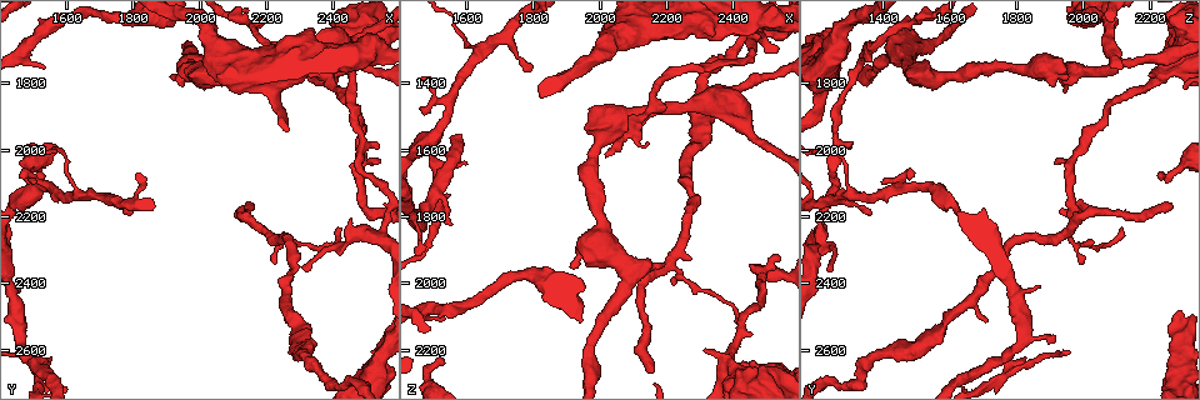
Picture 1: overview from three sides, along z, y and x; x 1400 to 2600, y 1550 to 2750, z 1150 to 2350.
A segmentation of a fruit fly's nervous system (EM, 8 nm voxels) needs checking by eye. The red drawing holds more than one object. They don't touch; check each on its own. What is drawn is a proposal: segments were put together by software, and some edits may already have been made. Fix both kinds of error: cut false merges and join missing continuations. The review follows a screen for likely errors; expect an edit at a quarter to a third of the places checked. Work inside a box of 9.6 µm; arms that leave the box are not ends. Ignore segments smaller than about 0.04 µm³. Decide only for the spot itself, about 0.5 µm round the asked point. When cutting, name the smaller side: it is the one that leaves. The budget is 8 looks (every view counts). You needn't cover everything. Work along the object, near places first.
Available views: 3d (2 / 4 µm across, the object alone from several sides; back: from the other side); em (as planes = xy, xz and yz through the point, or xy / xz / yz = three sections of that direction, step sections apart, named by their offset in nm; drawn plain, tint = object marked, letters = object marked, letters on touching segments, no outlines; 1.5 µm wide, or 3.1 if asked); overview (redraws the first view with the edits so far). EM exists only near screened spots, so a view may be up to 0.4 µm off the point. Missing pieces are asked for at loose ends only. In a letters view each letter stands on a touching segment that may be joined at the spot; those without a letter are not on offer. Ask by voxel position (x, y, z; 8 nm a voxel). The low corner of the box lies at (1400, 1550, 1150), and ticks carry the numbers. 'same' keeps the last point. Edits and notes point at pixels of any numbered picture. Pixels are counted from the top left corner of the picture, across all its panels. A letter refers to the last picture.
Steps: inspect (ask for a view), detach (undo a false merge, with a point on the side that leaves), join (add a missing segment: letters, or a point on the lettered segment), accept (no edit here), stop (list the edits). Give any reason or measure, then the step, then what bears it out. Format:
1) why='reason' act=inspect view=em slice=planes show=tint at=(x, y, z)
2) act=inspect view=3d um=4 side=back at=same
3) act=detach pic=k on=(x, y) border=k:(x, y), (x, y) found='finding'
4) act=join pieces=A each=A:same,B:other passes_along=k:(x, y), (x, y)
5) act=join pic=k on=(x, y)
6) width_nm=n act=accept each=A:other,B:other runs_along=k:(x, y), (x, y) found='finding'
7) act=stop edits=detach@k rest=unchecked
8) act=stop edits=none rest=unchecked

act=inspect view=em slice=planes show=letters at=(2150, 2170, 2270)

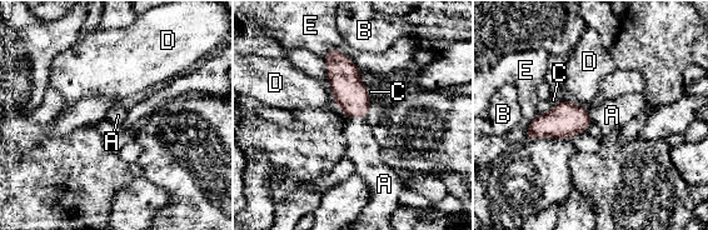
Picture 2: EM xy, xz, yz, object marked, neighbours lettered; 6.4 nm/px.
width_nm=220 longest_contact=E:260nm act=join pieces=A each=A:same,B:other,C:other,D:other,E:other found='it goes on there'

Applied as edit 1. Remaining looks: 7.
why='an open end' act=inspect view=3d um=4 at=(2360, 1780, 2280)

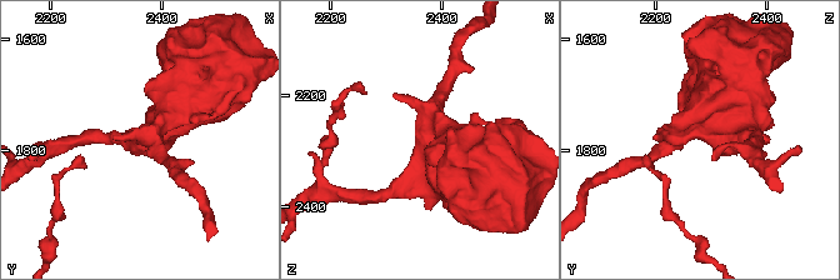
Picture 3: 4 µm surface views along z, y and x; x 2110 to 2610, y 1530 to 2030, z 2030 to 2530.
act=inspect view=em slice=planes show=letters at=(2345, 1775, 2275)

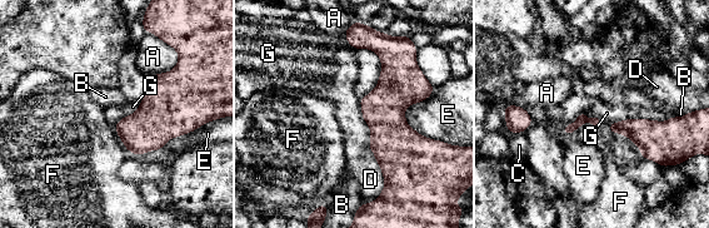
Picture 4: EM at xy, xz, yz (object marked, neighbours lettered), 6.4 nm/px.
act=accept each=A:other,B:other,C:other,D:other,E:other,F:other,G:other runs_along=4:(350, 39), (389, 59), (387, 179) found='none of them fits'

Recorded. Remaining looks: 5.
why='stops while still wide' act=inspect view=em slice=planes show=letters at=(2330, 1640, 1260)

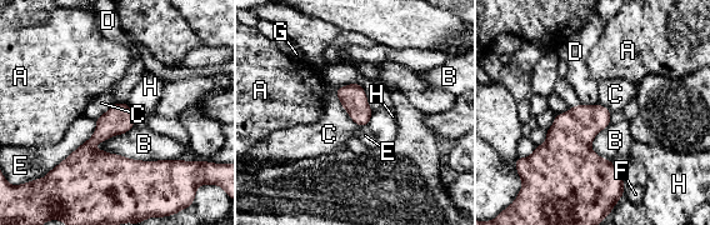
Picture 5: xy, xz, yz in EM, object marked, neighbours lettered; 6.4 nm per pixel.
act=accept each=A:other,B:other,C:other,D:other,E:other,F:other,G:other,H:other found='no lettered segment goes on from it'

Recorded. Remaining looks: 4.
act=stop edits=join@2 rest=unchecked

